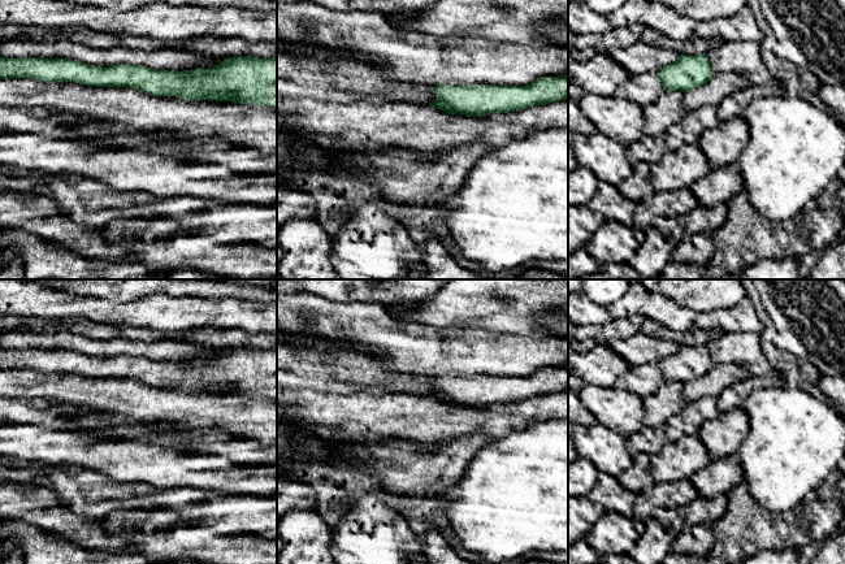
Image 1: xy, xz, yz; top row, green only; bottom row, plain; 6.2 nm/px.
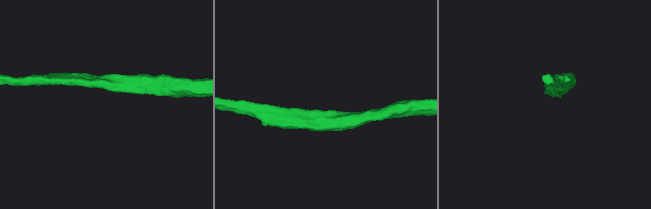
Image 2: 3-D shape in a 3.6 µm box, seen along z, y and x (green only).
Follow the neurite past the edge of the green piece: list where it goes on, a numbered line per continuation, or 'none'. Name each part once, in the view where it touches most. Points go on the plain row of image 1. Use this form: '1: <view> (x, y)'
none

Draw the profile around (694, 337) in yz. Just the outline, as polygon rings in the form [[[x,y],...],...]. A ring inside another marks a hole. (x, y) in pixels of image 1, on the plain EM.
[[[645,318],[641,325],[641,331],[649,337],[660,338],[668,342],[675,342],[679,346],[699,346],[707,344],[711,340],[716,339],[720,334],[718,329],[699,329],[694,326],[686,331],[676,331],[666,327],[655,320]]]

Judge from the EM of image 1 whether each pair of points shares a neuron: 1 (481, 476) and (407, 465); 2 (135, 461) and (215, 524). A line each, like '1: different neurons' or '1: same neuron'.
1: different neurons
2: different neurons

